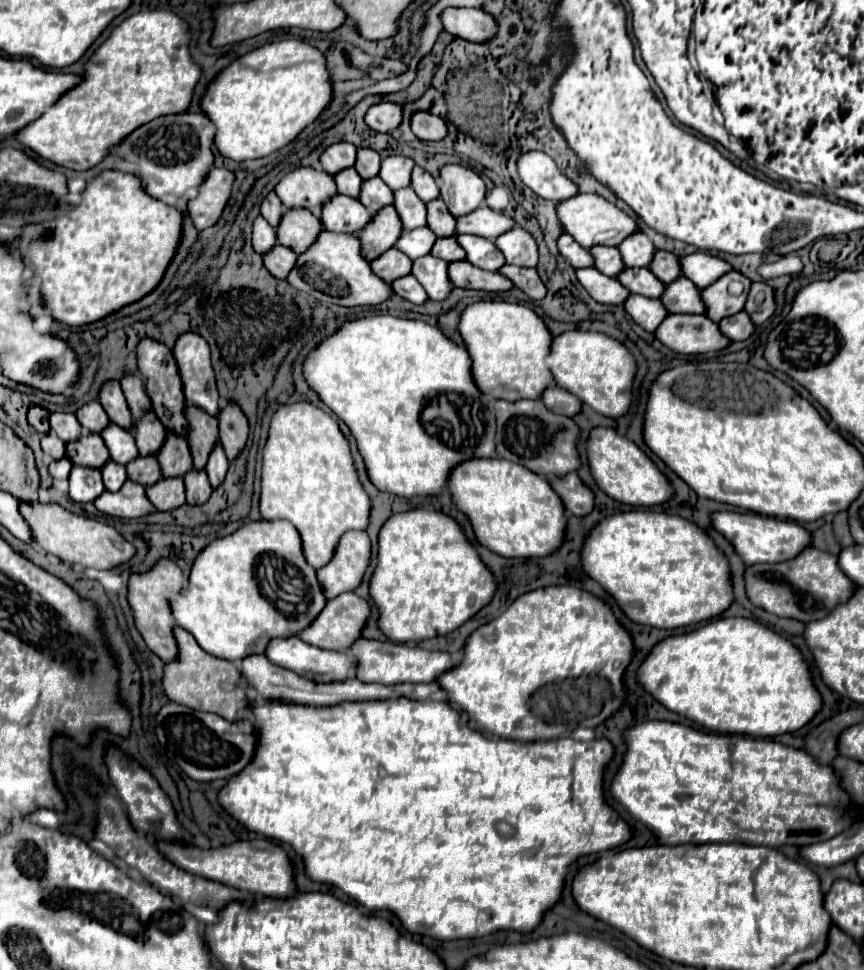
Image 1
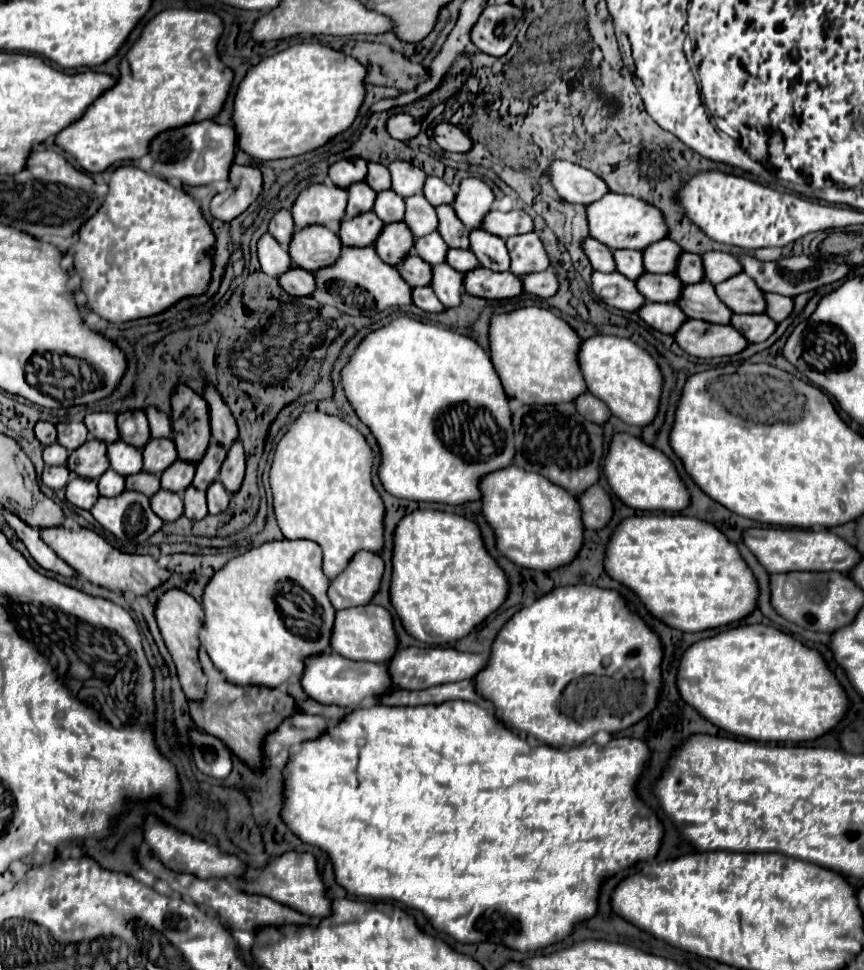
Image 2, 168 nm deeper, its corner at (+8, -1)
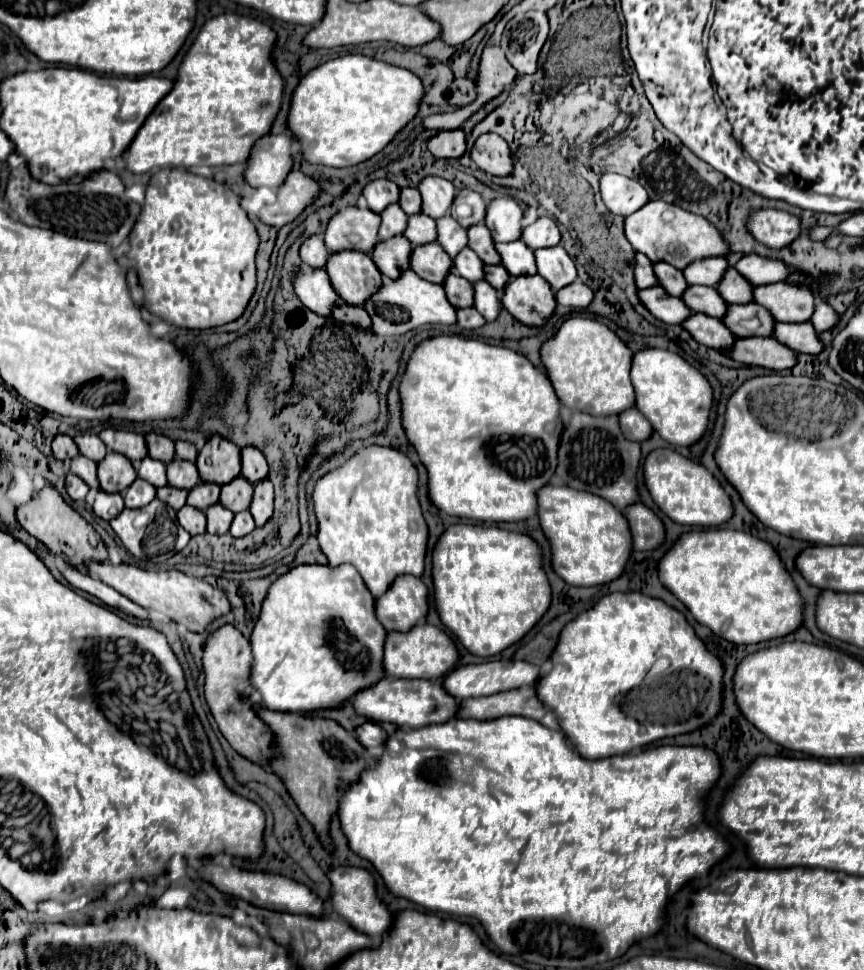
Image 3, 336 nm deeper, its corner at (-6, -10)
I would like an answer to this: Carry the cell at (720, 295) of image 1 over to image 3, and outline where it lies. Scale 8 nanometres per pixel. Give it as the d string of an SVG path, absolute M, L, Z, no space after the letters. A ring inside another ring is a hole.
M774 282L754 288L754 302L766 306L778 322L808 322L814 312L814 292L796 284Z

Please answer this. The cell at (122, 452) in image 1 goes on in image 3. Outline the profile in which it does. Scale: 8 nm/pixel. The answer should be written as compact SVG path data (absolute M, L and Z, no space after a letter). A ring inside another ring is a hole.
M144 458L140 468L138 468L138 476L144 478L146 482L150 482L152 486L160 488L160 486L166 486L168 484L168 478L166 478L166 464L158 462L158 460L152 460L152 458Z

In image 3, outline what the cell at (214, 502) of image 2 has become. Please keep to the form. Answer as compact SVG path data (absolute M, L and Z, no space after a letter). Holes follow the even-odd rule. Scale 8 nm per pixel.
M240 512L240 514L234 516L234 522L230 526L230 534L234 538L242 538L242 536L250 534L254 528L256 528L256 524L254 524L252 514L250 512Z

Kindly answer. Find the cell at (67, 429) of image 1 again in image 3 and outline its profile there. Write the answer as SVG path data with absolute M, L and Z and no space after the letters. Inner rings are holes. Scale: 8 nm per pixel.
M80 434L74 438L80 454L84 454L86 458L94 460L94 462L102 462L108 454L106 444L102 444L102 440L96 434Z

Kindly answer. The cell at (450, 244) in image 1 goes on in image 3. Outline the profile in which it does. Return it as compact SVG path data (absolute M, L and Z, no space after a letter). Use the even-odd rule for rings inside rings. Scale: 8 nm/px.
M486 266L484 272L486 272L486 282L490 282L496 290L500 290L510 282L510 274L506 274L502 266Z

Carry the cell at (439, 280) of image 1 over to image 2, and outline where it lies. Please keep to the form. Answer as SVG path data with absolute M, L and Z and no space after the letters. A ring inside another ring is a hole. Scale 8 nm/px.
M446 263L432 265L432 283L430 283L430 287L434 289L440 303L444 303L444 307L458 307L460 305L460 295L464 293L462 277L464 277L462 273L454 271Z

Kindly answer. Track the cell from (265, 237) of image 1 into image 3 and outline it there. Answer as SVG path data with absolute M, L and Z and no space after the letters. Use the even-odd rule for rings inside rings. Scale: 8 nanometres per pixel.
M302 266L294 280L294 288L302 304L324 318L332 318L332 310L338 306L338 302L342 302L338 292L334 292L334 286L330 284L326 270Z

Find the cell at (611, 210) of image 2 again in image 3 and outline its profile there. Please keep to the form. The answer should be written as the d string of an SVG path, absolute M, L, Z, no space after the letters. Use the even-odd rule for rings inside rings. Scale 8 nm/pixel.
M652 200L642 206L638 212L626 218L626 236L630 244L646 254L652 262L668 262L680 270L684 270L694 260L710 258L710 256L730 256L730 248L726 248L726 240L714 224L710 224L704 216L694 216L678 208L676 204L666 204L662 200Z

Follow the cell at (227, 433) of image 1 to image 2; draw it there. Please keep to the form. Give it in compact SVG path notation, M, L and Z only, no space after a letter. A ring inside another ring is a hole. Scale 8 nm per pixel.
M234 441L228 447L228 455L222 463L220 469L220 481L228 491L238 491L242 479L244 479L244 469L246 469L246 461L244 461L244 451L242 451L242 443Z

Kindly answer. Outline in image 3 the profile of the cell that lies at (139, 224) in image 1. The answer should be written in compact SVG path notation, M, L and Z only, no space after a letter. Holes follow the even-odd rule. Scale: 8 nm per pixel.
M162 168L158 170L150 182L148 182L148 188L146 188L146 200L144 200L144 206L142 206L142 214L130 234L130 254L128 258L132 262L136 262L136 266L132 268L132 272L138 276L140 280L140 286L144 288L144 308L148 308L154 316L162 316L164 320L172 322L172 324L178 324L178 326L184 326L184 328L200 328L200 330L206 330L206 328L216 328L216 326L222 326L222 324L228 324L228 322L234 322L238 320L254 290L256 290L256 252L258 252L258 246L260 246L260 236L258 236L258 228L256 224L248 218L248 212L242 208L240 204L240 196L230 190L226 184L222 182L216 182L212 178L204 178L204 176L198 176L190 170L184 170L184 168Z

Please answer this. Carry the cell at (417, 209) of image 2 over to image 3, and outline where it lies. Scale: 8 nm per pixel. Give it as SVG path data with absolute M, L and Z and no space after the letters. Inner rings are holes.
M444 216L436 220L436 224L438 224L438 244L450 256L458 256L458 252L468 246L466 228L462 228L452 216Z

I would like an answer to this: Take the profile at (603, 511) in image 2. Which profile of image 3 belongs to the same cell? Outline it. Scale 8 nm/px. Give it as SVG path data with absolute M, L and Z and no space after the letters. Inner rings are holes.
M632 504L626 510L626 518L632 528L636 550L656 550L664 544L666 528L654 510L644 504Z

